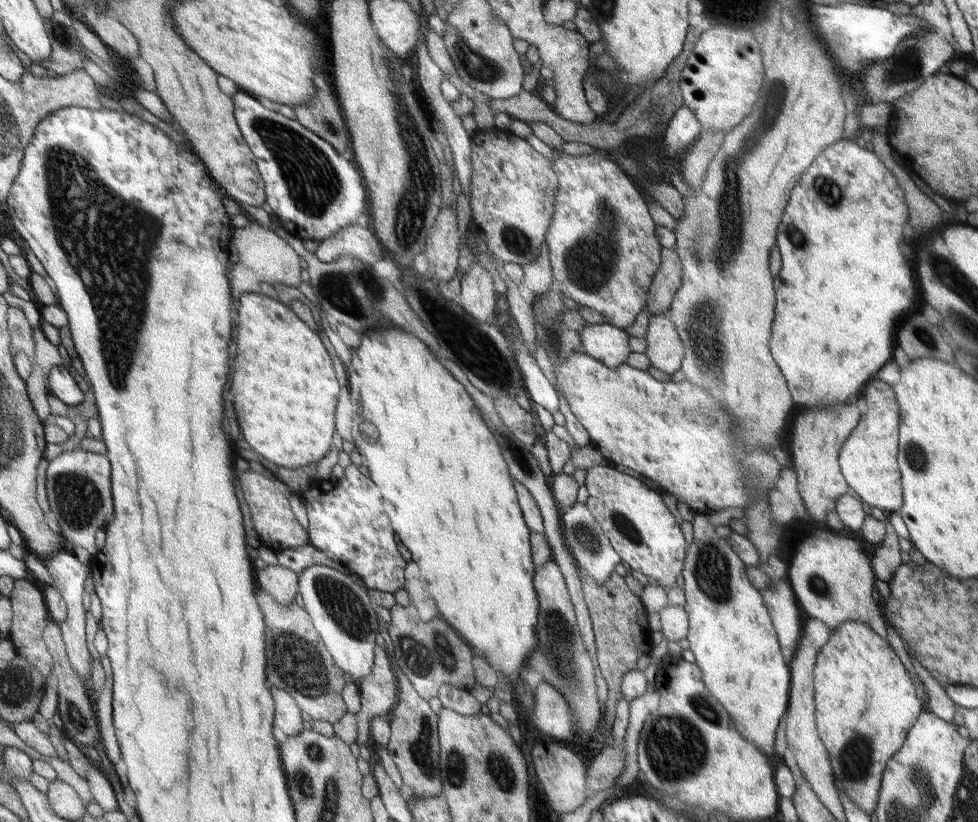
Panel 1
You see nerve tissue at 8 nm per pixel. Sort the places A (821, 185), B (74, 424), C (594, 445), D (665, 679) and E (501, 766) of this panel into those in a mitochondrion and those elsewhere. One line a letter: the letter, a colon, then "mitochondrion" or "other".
A: mitochondrion
B: other
C: other
D: other
E: mitochondrion

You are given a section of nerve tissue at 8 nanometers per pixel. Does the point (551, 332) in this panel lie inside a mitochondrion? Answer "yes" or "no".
yes

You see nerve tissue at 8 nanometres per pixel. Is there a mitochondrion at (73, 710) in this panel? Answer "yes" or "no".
yes

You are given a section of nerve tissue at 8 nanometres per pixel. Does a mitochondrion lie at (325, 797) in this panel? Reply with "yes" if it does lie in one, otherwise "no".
yes

